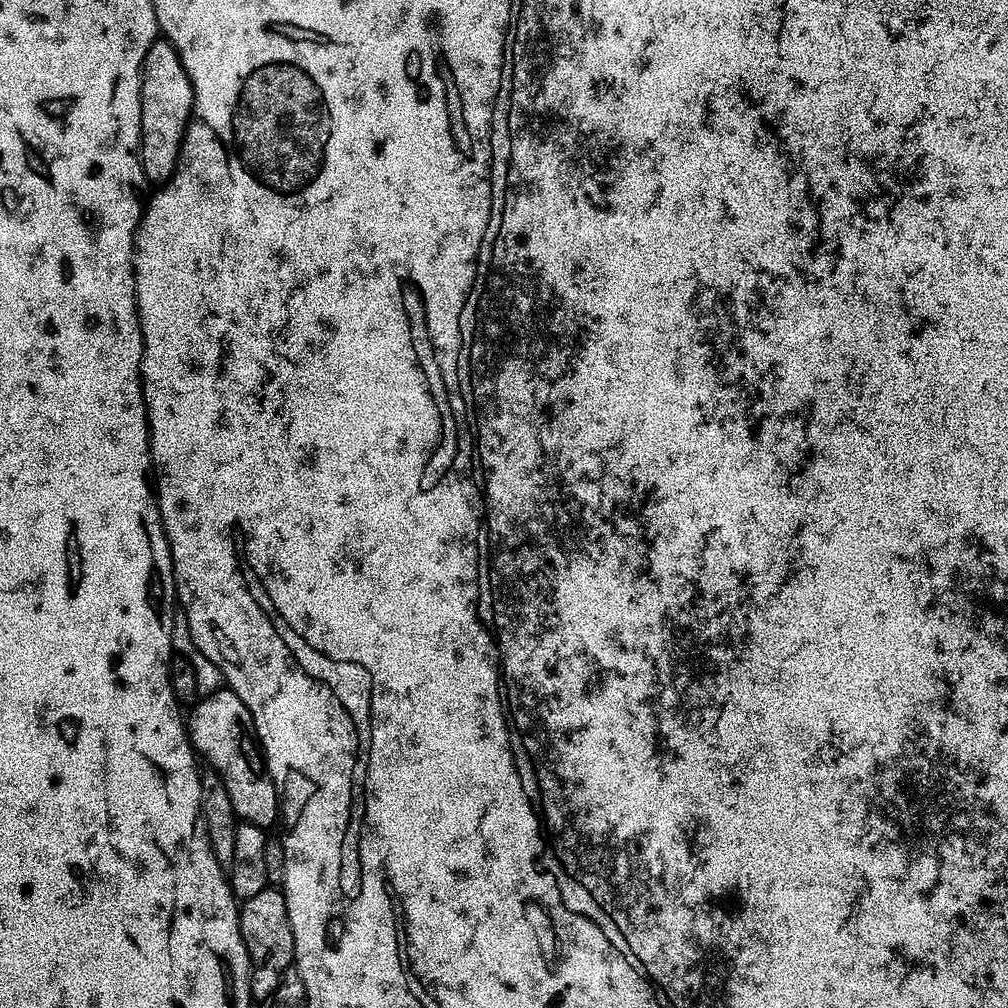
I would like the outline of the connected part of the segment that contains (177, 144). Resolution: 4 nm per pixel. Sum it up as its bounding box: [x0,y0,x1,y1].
[140,39,196,186]

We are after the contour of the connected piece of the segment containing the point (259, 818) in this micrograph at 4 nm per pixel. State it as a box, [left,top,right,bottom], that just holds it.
[186,690,282,830]

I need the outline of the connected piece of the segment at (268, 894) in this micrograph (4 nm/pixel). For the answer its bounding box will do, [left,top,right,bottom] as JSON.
[240,886,296,1001]

